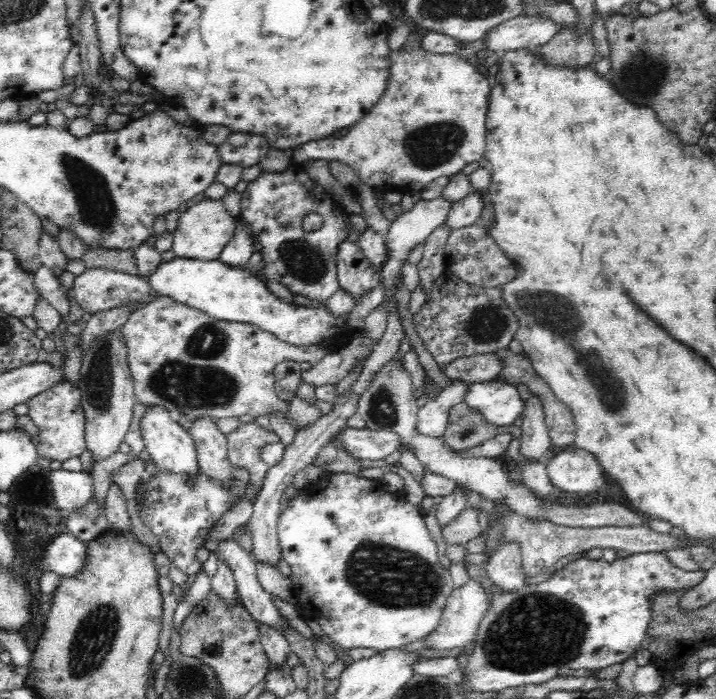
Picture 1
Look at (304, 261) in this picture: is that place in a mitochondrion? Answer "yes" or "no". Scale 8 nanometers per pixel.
yes

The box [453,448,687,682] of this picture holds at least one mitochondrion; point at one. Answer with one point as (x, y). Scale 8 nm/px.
(536, 631)

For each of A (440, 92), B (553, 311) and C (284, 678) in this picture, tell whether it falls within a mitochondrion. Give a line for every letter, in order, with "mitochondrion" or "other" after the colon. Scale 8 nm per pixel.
A: other
B: mitochondrion
C: other

